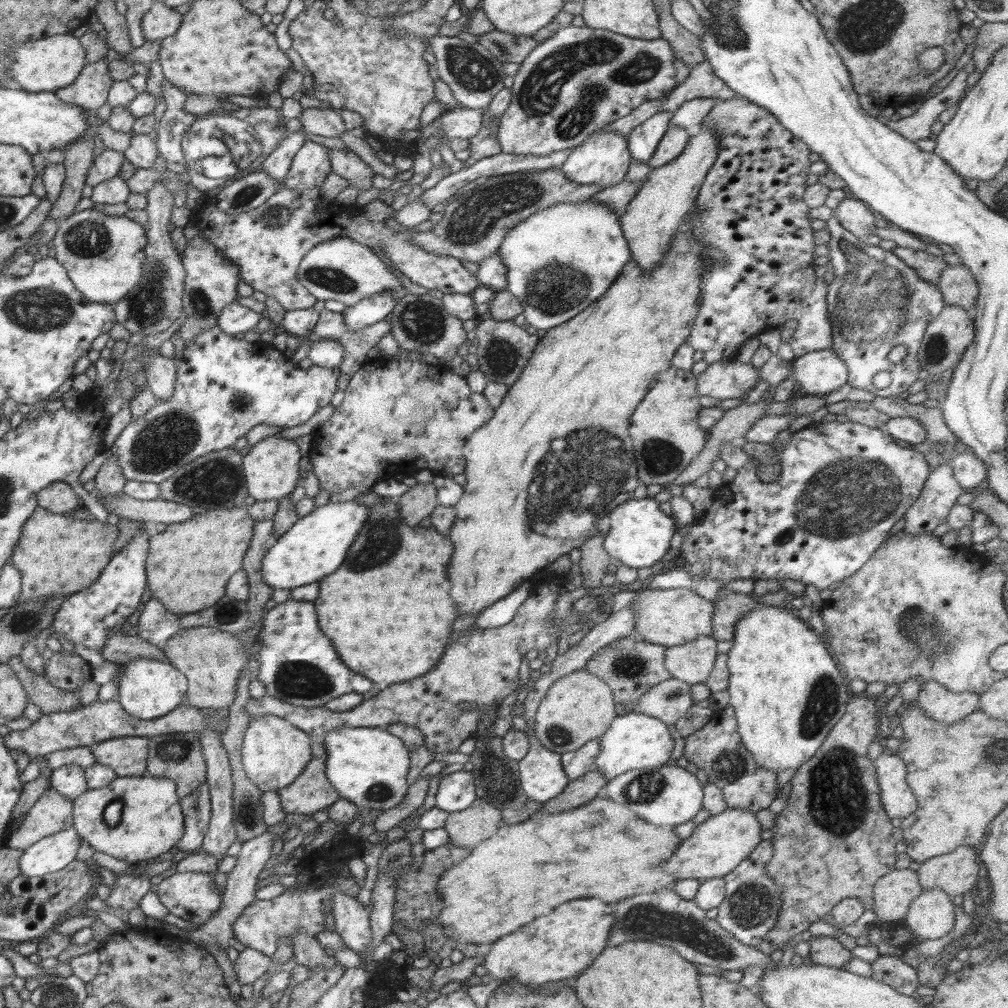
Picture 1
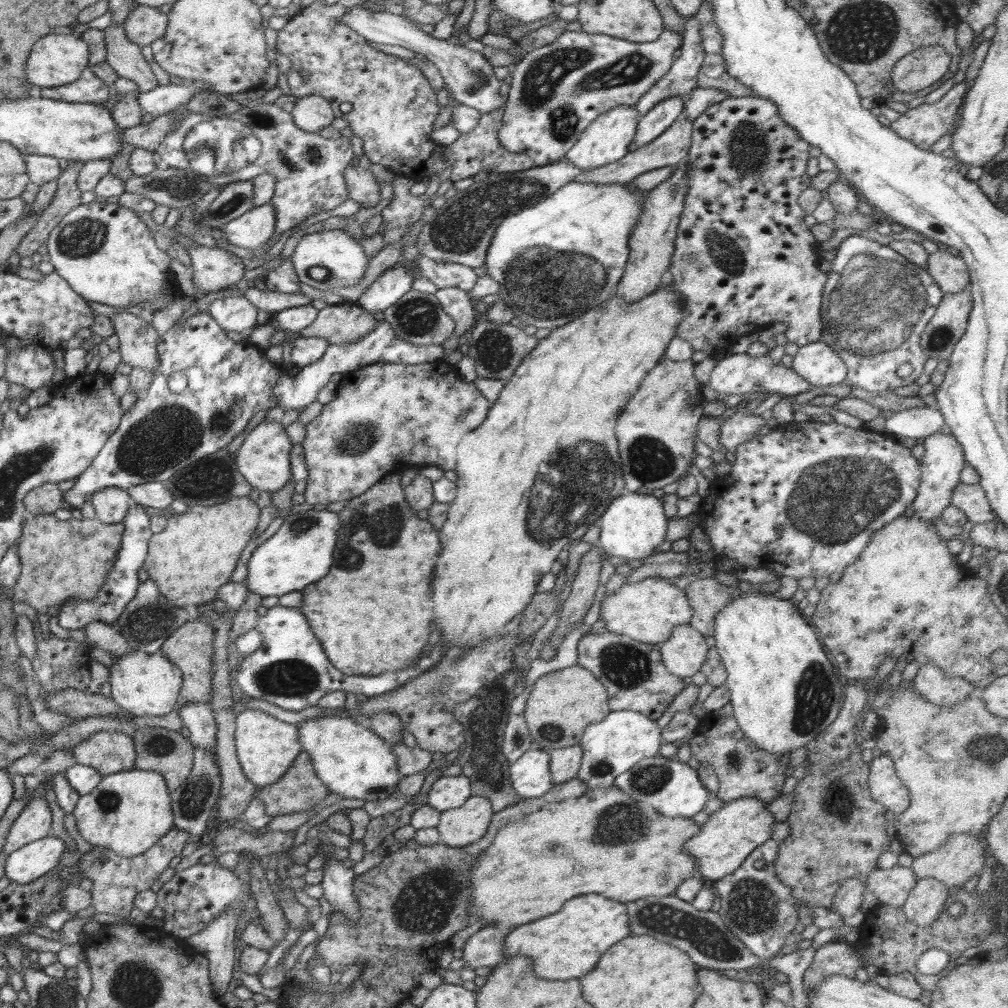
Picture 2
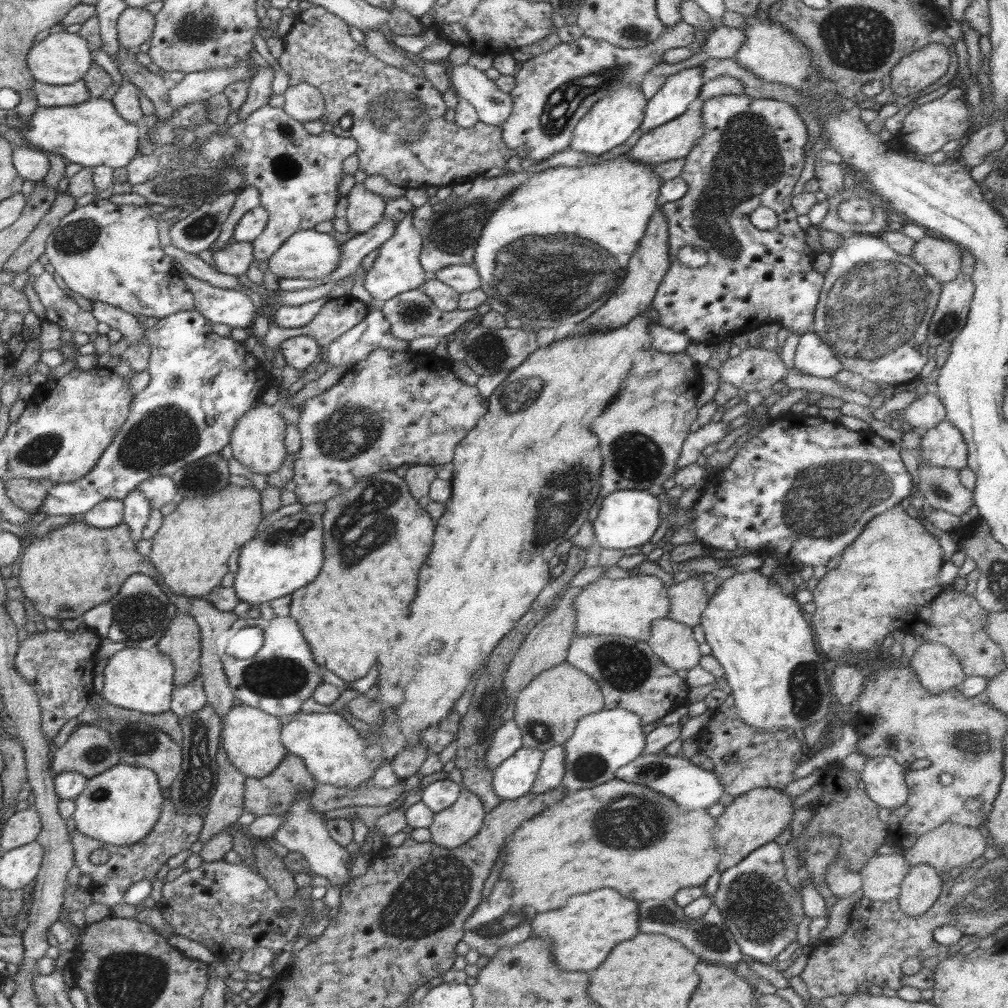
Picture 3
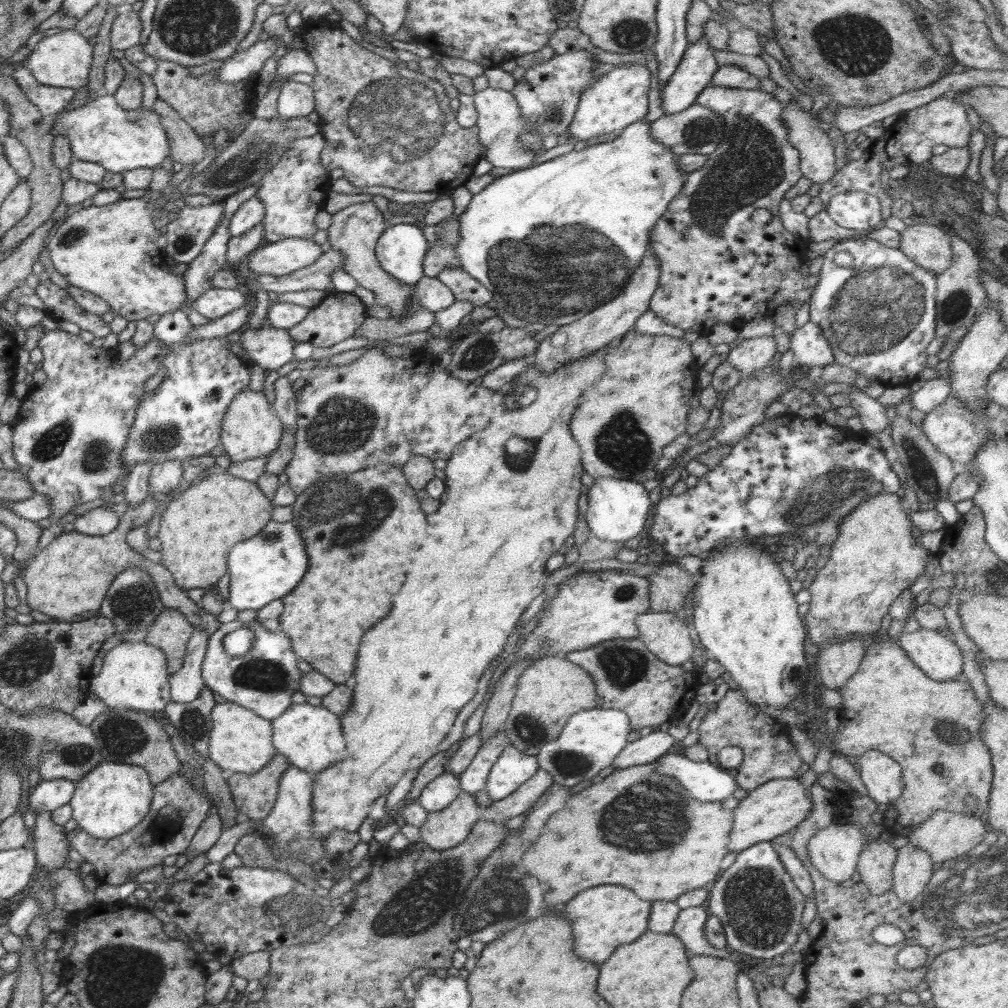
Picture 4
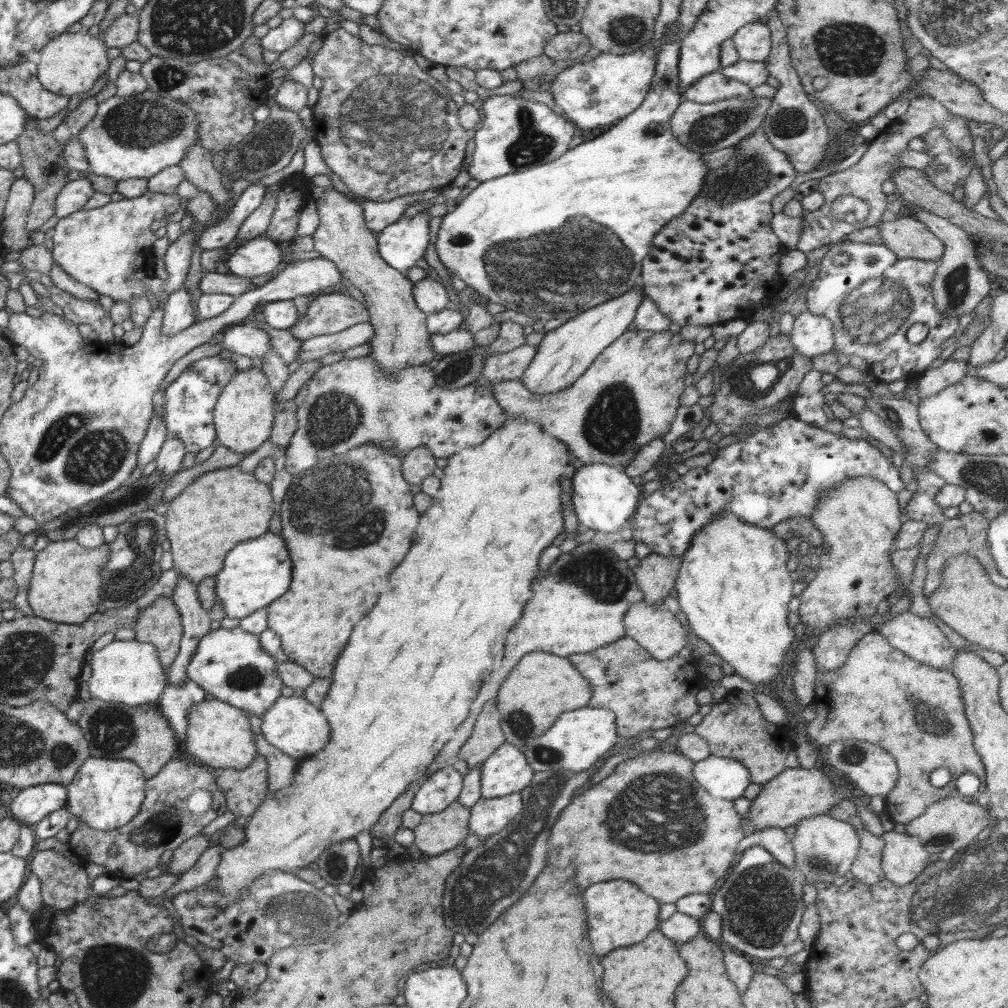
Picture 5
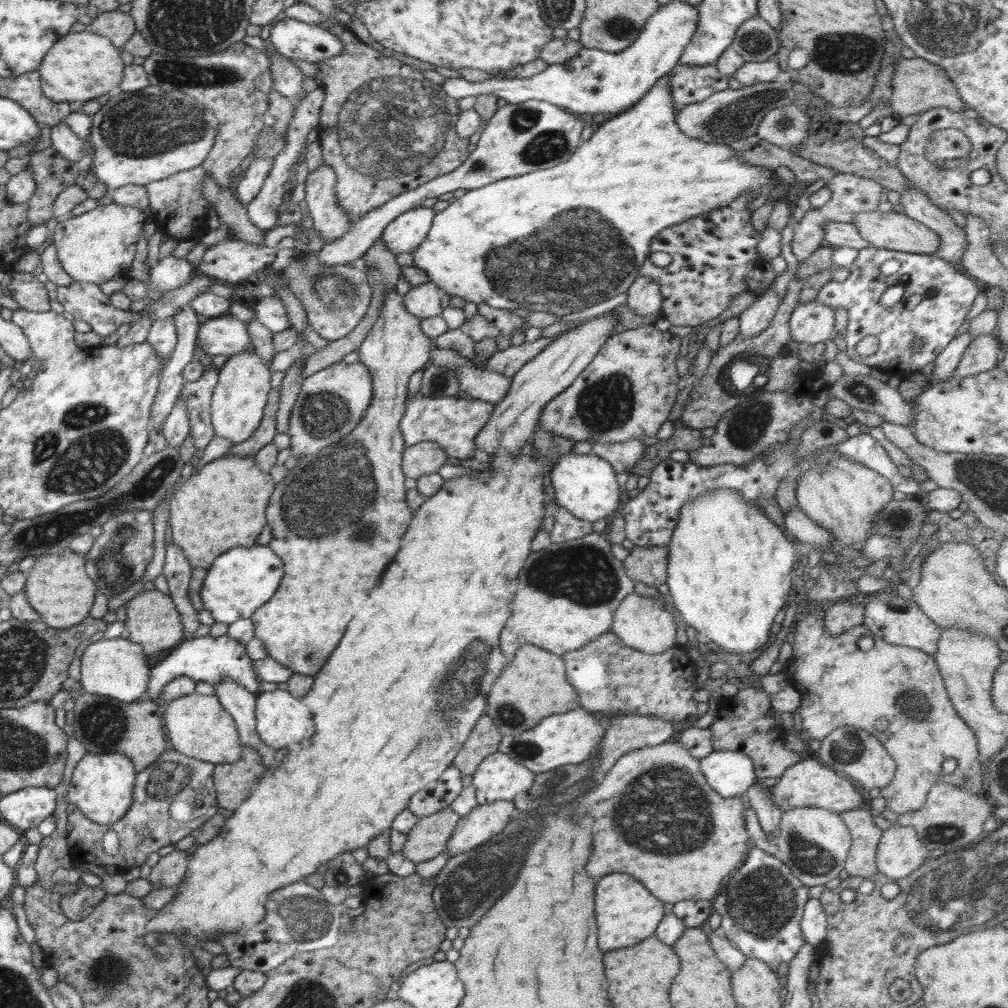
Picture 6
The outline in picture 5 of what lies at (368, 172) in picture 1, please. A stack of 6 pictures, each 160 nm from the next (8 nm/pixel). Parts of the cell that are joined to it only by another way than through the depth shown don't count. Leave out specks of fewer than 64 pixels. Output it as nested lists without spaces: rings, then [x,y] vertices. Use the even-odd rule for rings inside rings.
[[[324,189],[324,196],[318,199],[318,215],[320,215],[320,226],[312,235],[314,239],[314,251],[317,251],[322,257],[330,260],[339,274],[341,274],[346,282],[353,284],[360,292],[364,293],[366,307],[369,311],[369,322],[376,332],[369,340],[371,343],[371,356],[379,366],[381,372],[391,376],[397,374],[403,368],[412,367],[414,365],[426,365],[434,360],[438,355],[433,351],[430,342],[430,333],[428,333],[426,320],[427,315],[422,312],[415,303],[412,291],[413,282],[408,280],[406,274],[402,274],[399,270],[391,268],[382,260],[377,248],[377,239],[372,231],[366,227],[364,221],[364,211],[354,200],[346,198],[343,193],[339,193],[338,189]]]

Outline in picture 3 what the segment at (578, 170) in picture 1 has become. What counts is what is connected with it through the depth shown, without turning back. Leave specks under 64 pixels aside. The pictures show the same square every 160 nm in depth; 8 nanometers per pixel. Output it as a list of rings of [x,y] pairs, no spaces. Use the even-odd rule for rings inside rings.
[[[630,83],[622,88],[609,92],[597,100],[579,121],[574,129],[569,149],[586,152],[590,156],[600,157],[602,154],[624,144],[634,130],[639,128],[644,120],[647,100],[642,92],[641,85]]]

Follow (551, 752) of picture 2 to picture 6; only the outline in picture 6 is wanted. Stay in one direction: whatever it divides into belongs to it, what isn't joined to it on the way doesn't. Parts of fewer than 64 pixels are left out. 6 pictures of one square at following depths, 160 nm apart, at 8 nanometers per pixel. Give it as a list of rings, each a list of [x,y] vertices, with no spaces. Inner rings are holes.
[[[512,801],[478,805],[462,817],[447,842],[449,856],[468,852],[496,836],[518,813]]]

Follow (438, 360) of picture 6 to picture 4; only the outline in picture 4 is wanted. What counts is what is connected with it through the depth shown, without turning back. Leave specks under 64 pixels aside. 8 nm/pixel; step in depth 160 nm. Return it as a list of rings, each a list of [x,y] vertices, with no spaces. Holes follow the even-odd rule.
[[[633,328],[613,344],[613,351],[605,356],[606,374],[582,393],[579,405],[569,420],[570,432],[580,446],[580,458],[586,474],[594,479],[611,476],[643,483],[660,477],[658,460],[664,446],[685,434],[688,410],[691,408],[690,396],[697,390],[700,369],[690,345],[682,337],[650,336]]]

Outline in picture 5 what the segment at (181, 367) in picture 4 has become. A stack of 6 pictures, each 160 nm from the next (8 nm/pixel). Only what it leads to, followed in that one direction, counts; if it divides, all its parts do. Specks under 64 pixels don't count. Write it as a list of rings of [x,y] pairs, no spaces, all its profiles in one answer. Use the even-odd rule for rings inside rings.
[[[215,357],[200,359],[188,365],[175,381],[172,381],[162,393],[164,403],[153,404],[153,416],[160,415],[167,426],[167,438],[177,436],[188,452],[204,456],[212,449],[216,440],[213,412],[220,392],[225,384],[238,372],[239,369],[226,358]]]

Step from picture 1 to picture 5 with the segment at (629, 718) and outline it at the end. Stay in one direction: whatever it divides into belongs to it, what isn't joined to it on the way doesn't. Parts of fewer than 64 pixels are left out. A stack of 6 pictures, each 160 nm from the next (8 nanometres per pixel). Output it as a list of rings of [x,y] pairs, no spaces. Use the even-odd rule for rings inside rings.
[[[588,706],[560,714],[548,732],[538,736],[536,740],[526,742],[523,753],[527,763],[535,773],[560,769],[584,772],[592,768],[606,751],[610,751],[620,742],[615,716],[608,709]]]

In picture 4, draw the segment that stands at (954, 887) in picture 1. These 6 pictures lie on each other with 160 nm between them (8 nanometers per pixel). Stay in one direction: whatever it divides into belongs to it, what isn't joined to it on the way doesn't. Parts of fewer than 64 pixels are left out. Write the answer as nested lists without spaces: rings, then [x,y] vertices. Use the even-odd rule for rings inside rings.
[[[938,810],[926,822],[920,823],[912,830],[909,835],[909,844],[924,849],[936,866],[941,866],[945,860],[966,855],[976,844],[983,842],[982,837],[988,830],[986,821],[979,819],[978,816],[964,816],[956,812]]]

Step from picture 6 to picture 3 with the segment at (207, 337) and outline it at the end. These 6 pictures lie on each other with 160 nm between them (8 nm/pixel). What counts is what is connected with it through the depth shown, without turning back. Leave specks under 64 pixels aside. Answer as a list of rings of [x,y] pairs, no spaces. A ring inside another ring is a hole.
[[[295,336],[281,342],[279,350],[288,365],[304,371],[313,362],[316,362],[320,346],[309,336]]]

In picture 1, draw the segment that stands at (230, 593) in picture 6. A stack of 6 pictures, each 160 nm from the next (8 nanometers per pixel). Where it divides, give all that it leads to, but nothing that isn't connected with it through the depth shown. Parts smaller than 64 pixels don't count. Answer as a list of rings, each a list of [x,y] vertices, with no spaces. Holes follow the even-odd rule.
[[[356,500],[336,502],[314,507],[307,515],[299,516],[296,522],[265,552],[261,571],[264,582],[276,589],[286,590],[312,584],[340,568],[348,549],[358,536],[369,515],[369,506]]]

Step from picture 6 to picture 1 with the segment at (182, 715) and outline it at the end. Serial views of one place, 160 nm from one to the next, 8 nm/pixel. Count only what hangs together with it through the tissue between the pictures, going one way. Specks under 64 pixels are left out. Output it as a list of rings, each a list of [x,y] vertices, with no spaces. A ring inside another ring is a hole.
[[[278,716],[252,718],[244,732],[241,761],[248,778],[262,791],[292,784],[312,758],[310,735]]]

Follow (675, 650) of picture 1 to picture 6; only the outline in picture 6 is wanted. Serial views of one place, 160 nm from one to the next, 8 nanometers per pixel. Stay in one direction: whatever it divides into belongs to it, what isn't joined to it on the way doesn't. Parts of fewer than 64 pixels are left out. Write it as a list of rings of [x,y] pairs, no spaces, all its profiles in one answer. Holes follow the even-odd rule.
[[[635,592],[628,594],[614,611],[611,631],[624,644],[645,653],[658,654],[676,646],[676,623],[663,603],[662,600],[646,598]]]

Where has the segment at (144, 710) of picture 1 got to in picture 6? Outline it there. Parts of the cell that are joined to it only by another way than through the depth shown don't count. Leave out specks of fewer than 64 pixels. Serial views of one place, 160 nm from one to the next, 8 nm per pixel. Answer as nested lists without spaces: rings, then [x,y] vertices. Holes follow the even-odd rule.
[[[120,637],[102,638],[90,643],[81,656],[79,682],[86,693],[108,696],[108,698],[132,704],[144,698],[150,682],[150,670],[141,644]]]

